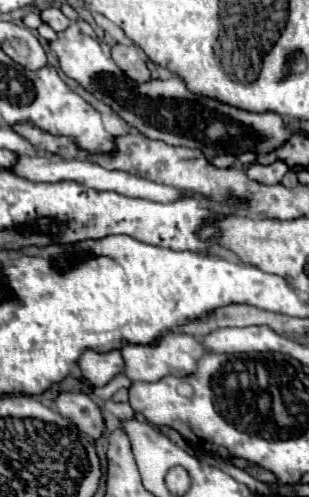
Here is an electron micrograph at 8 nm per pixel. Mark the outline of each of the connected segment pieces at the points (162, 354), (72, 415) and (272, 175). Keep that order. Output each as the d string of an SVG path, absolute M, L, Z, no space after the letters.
M174 332L162 334L158 346L126 344L126 348L122 348L120 352L126 362L124 374L132 382L140 382L140 380L142 382L158 382L158 380L162 380L162 376L190 376L190 372L194 372L198 360L206 354L200 338L190 336L190 334L174 334Z
M72 392L60 394L56 400L56 408L62 416L70 418L84 434L88 434L88 438L96 440L102 434L102 412L90 396Z
M274 162L270 166L252 164L252 166L248 166L246 176L260 184L278 184L286 172L288 172L288 166L284 162Z

